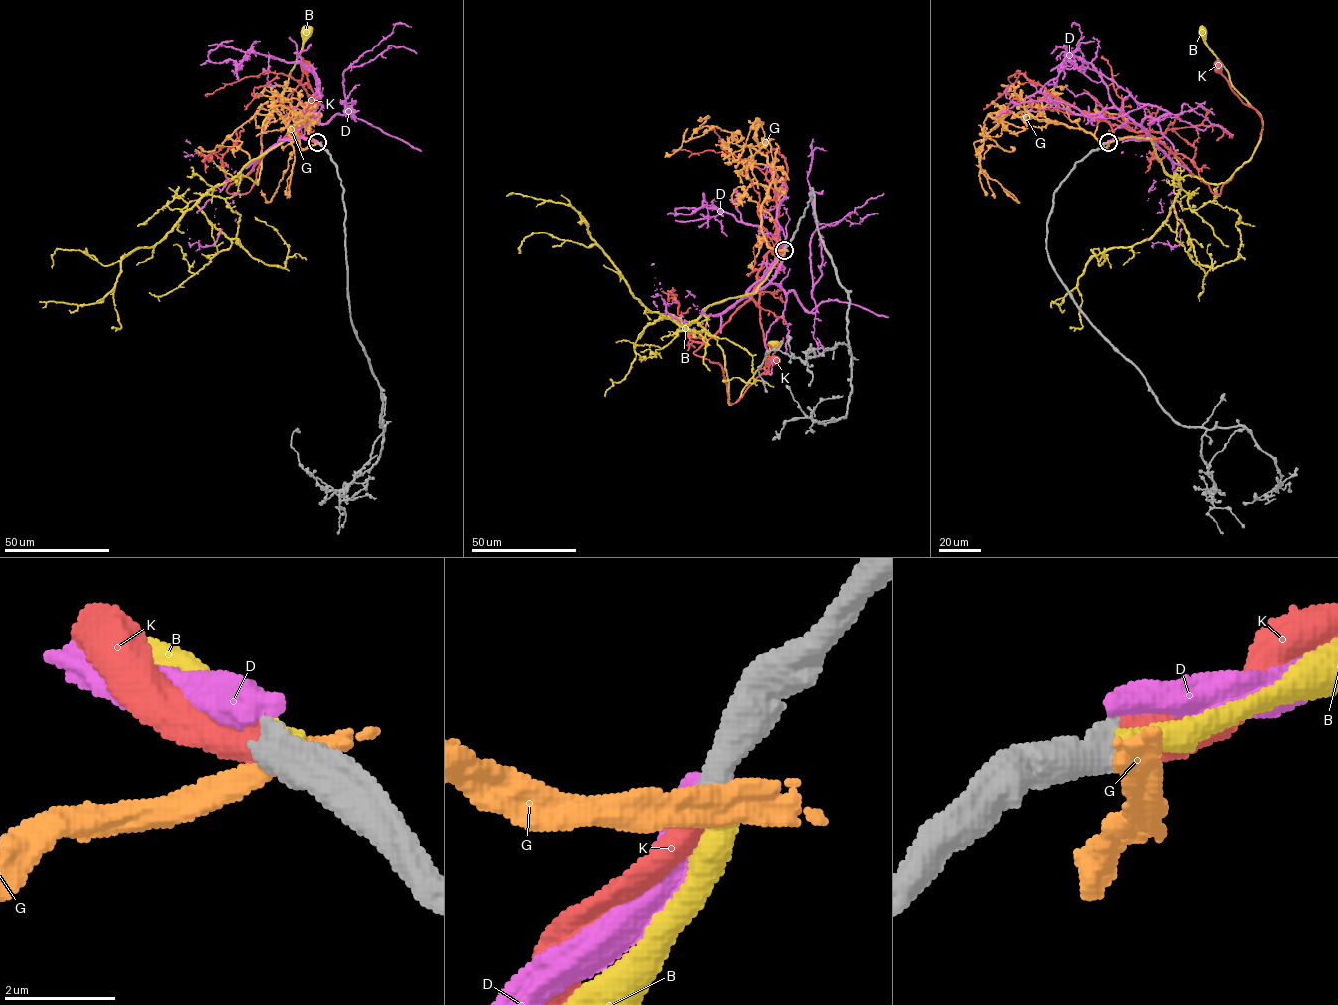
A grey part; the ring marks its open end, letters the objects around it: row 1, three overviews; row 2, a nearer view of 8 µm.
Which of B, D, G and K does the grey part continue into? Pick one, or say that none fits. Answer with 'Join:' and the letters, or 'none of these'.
Join: K

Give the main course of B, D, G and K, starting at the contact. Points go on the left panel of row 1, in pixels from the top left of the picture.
B: (317, 142), (289, 138), (253, 159), (230, 179), (244, 175), (257, 184), (263, 121), (287, 87), (305, 31)
D: (317, 141), (280, 140), (315, 117), (326, 123), (347, 113), (345, 105), (354, 118), (340, 101), (359, 84)
G: (317, 143), (301, 149), (294, 125), (306, 116), (294, 111), (288, 166), (270, 202), (261, 189)
K: (317, 142), (285, 136), (226, 191), (246, 194), (250, 190), (260, 162), (264, 122), (297, 87), (308, 65)

